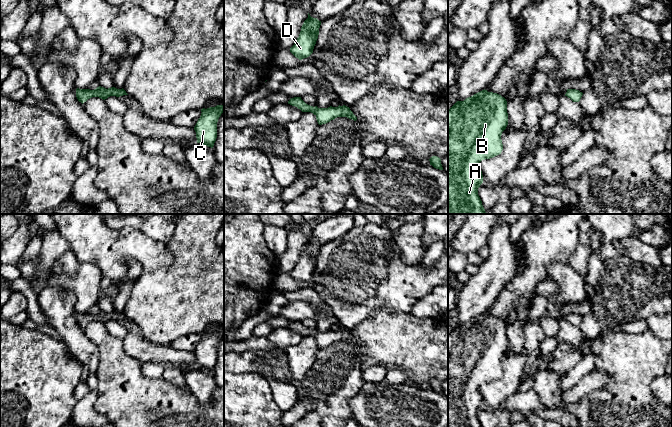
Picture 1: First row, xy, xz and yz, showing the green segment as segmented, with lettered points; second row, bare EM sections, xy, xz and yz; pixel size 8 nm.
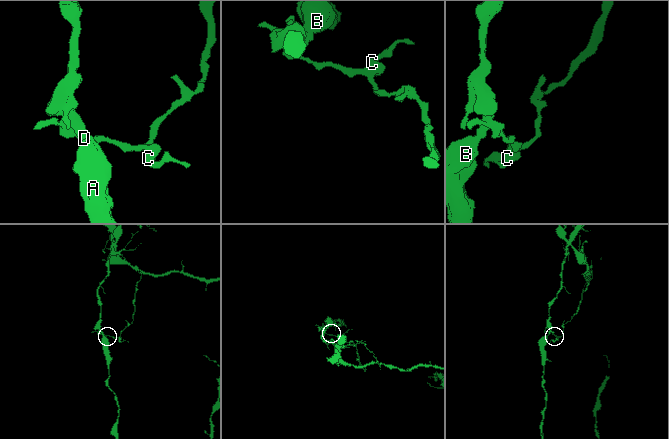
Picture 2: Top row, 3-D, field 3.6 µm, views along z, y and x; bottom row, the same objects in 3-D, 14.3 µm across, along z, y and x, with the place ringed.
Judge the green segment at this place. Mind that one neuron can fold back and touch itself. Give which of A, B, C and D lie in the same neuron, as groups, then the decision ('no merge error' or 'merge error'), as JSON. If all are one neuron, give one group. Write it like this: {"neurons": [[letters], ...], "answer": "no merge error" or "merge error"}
{"neurons": [["A", "B", "D"], ["C"]], "answer": "merge error"}

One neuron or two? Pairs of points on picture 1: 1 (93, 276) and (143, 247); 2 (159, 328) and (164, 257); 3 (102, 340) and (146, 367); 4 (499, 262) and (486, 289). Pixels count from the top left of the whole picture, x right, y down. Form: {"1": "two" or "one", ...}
{"1": "two", "2": "two", "3": "two", "4": "one"}

